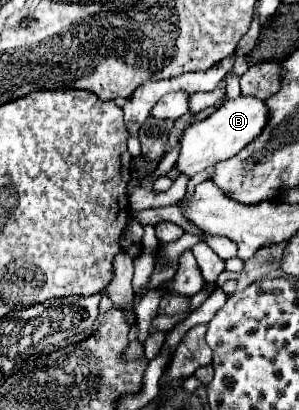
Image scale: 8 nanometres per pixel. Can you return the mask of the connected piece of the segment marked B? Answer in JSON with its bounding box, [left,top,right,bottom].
[177,94,269,176]

